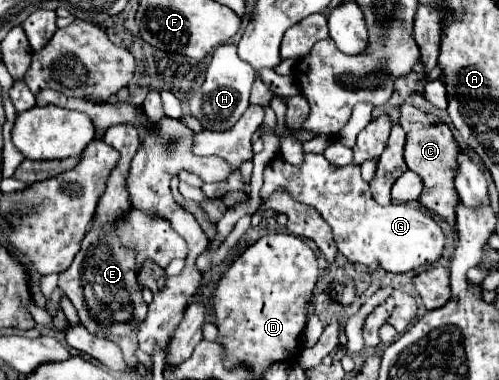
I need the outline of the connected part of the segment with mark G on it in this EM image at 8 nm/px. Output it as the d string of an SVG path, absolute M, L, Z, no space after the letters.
M305 152L303 164L291 166L277 154L265 168L261 198L267 202L277 190L287 190L293 200L313 206L331 226L339 252L355 264L371 266L377 262L389 272L403 274L435 264L443 256L445 234L433 216L409 204L377 204L369 192L369 184L361 178L355 164L339 168L327 162L323 154Z

